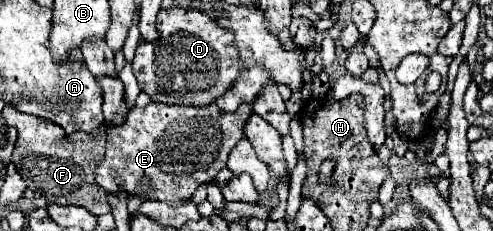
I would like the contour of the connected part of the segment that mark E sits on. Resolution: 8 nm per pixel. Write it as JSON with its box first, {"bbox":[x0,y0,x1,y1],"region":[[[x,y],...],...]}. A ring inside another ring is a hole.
{"bbox":[96,103,252,203],"region":[[[150,103],[144,109],[134,107],[122,125],[108,129],[106,153],[96,167],[96,183],[110,193],[124,189],[128,195],[144,195],[164,203],[186,203],[196,187],[214,181],[216,173],[226,167],[230,151],[244,137],[244,125],[250,115],[252,107],[248,103],[242,103],[234,113],[222,111],[216,103],[206,107],[176,107],[162,103]]]}

